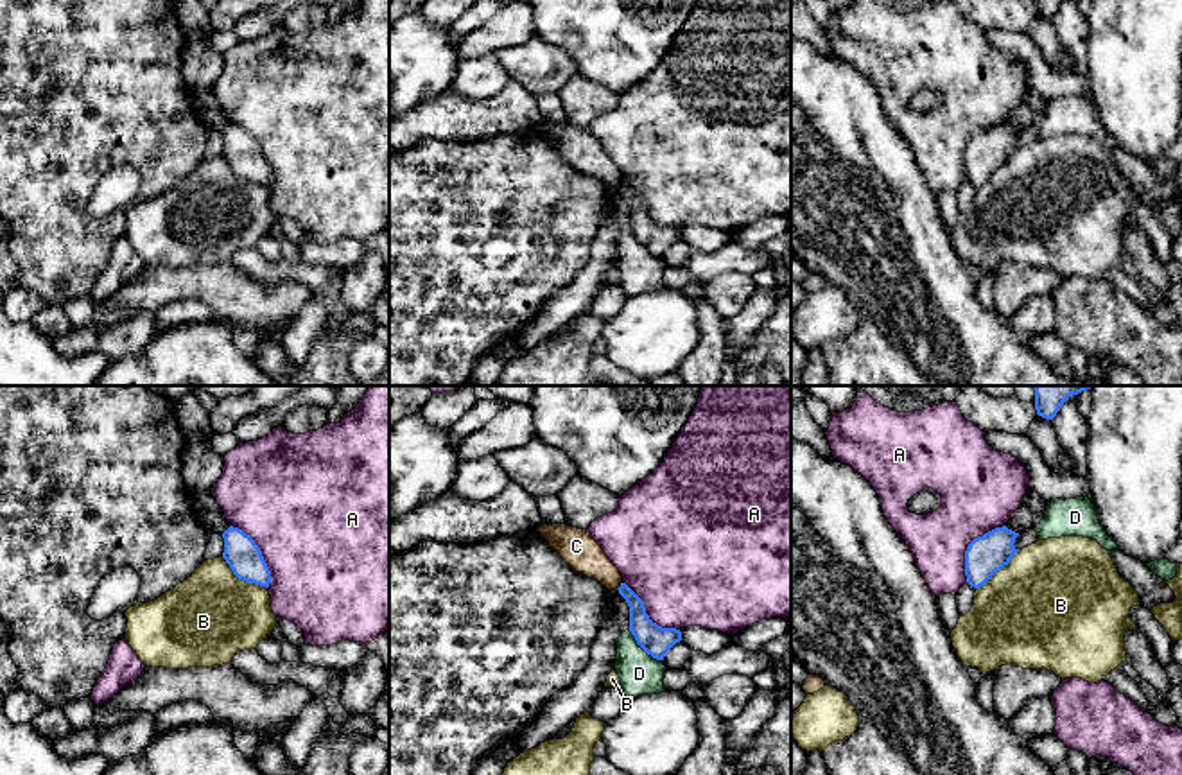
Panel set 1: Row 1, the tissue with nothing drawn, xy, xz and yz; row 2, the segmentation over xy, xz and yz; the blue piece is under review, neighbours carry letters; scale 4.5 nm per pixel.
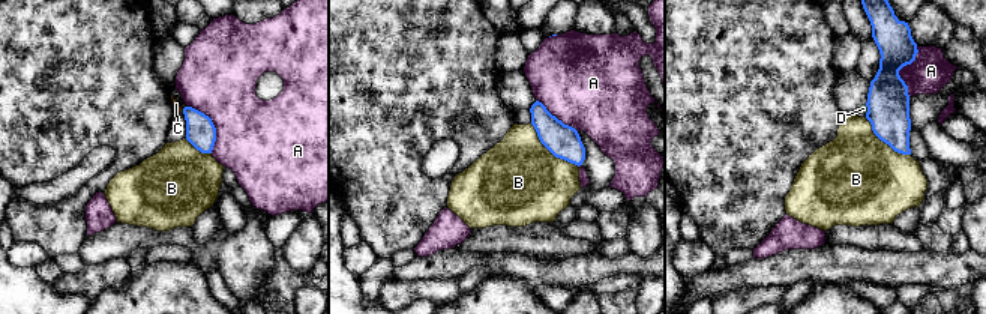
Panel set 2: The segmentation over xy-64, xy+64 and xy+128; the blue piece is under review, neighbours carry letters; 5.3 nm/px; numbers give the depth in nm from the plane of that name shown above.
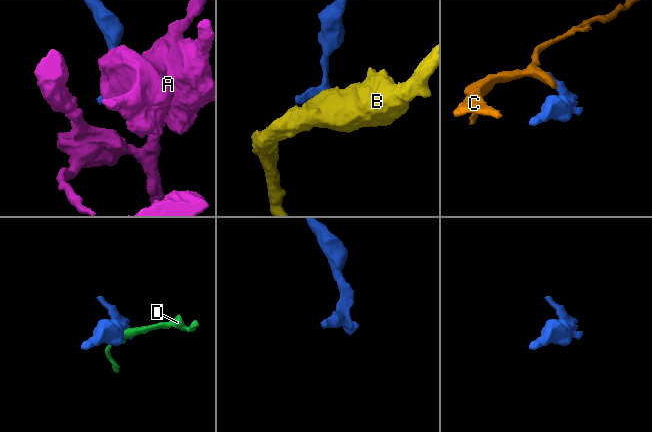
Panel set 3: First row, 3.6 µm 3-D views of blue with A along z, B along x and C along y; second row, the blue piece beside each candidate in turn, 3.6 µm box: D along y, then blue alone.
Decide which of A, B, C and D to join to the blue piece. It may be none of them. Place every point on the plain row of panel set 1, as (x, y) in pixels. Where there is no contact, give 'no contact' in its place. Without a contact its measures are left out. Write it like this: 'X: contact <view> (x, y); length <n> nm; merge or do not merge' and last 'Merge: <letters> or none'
A: contact yz (969, 144); length 320 nm; do not merge
B: contact xy (243, 178); length 260 nm; do not merge
C: contact xz (621, 183); length 50 nm; do not merge
D: contact xz (643, 246); length 200 nm; do not merge
Merge: none

